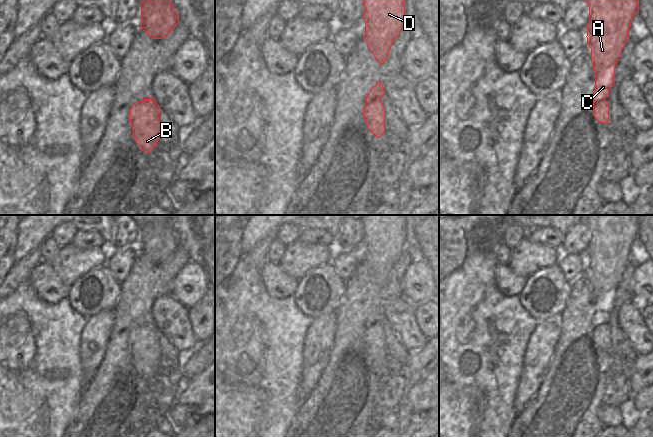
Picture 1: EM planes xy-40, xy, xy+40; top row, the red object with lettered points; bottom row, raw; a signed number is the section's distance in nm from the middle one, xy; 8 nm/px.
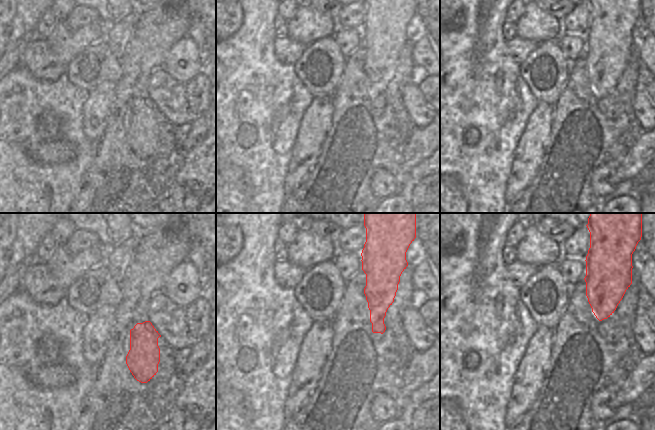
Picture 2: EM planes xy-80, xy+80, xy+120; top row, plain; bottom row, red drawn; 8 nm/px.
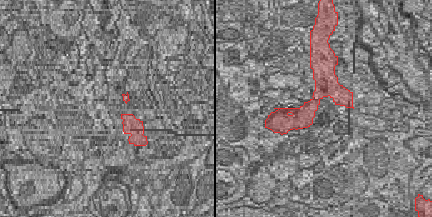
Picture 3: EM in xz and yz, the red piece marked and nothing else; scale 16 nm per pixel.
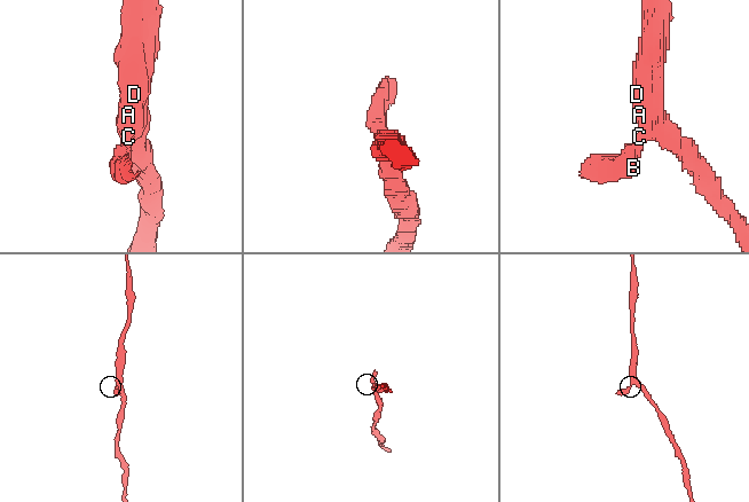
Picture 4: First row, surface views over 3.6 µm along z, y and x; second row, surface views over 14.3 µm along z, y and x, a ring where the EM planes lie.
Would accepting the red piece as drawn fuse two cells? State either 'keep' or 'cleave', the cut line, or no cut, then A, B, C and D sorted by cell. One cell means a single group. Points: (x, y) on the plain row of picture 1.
keep | no cut | A B C D

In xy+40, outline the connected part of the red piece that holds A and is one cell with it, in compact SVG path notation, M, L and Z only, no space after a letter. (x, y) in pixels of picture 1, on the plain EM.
M584 215L583 221L585 222L588 230L589 230L589 246L587 250L587 269L591 272L591 286L593 288L593 294L595 296L595 314L593 316L593 340L600 347L609 347L609 326L605 324L606 321L609 320L609 314L615 308L615 292L617 290L617 286L621 280L621 276L629 264L629 252L631 250L631 246L635 239L639 234L639 215Z

